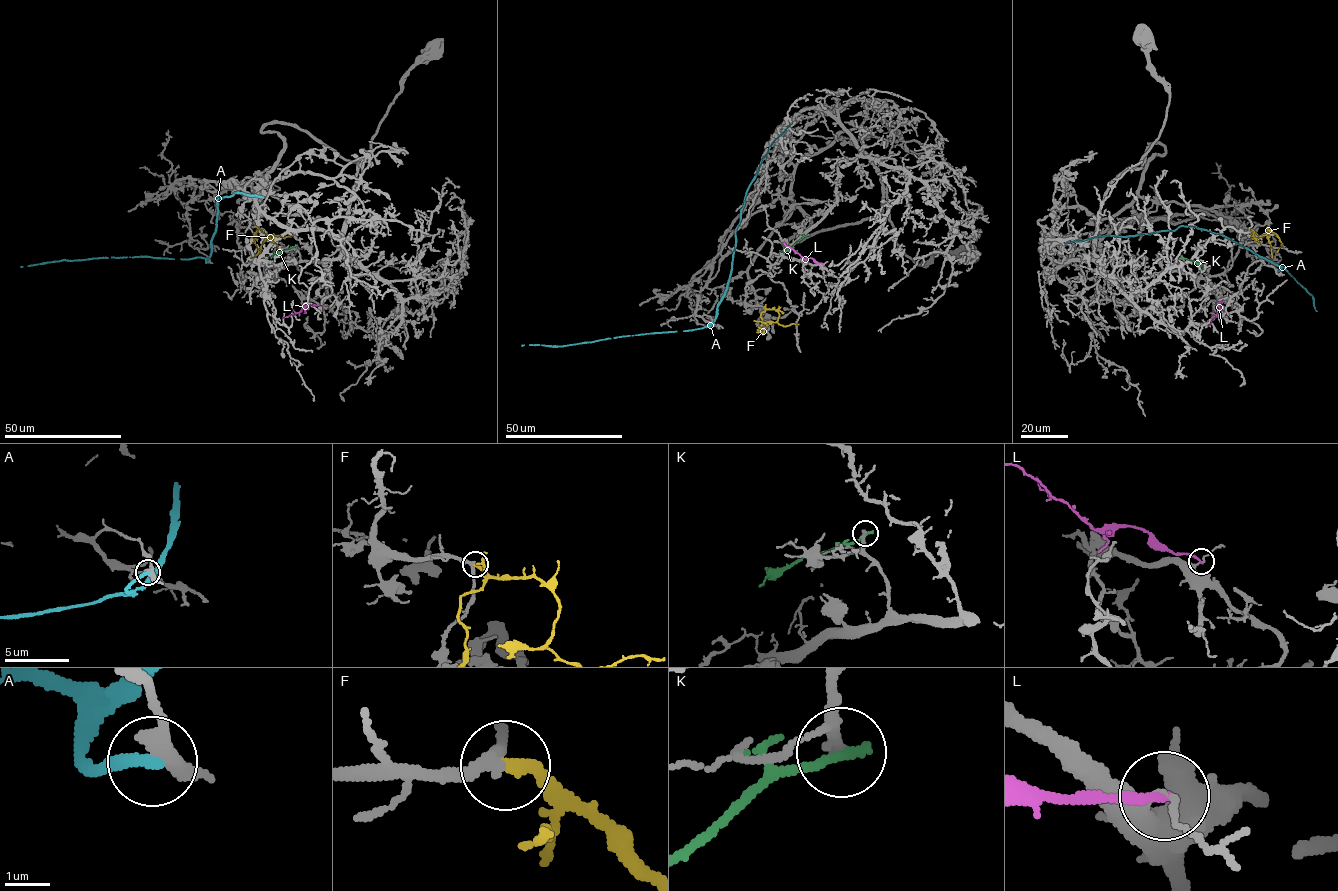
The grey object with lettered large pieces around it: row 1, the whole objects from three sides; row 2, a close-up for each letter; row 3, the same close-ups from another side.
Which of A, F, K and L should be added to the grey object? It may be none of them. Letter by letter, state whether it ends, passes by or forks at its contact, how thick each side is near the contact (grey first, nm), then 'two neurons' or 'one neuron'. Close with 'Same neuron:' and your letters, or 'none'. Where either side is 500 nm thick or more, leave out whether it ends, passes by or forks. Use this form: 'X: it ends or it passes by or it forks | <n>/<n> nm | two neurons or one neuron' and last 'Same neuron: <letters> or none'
A: it ends | 340/280 nm | two neurons
F: it ends | 260/300 nm | one neuron
K: it ends | 190/240 nm | two neurons
L: it ends | 200/190 nm | two neurons
Same neuron: F

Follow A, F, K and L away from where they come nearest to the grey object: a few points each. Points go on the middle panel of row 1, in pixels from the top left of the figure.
A: (712, 322), (708, 326), (715, 318), (716, 305), (730, 275), (736, 230), (746, 191), (769, 147), (790, 124)
F: (763, 307), (777, 311), (778, 320), (753, 321)
K: (807, 234), (785, 251), (779, 250)
L: (823, 264), (810, 258), (804, 259), (784, 243)

